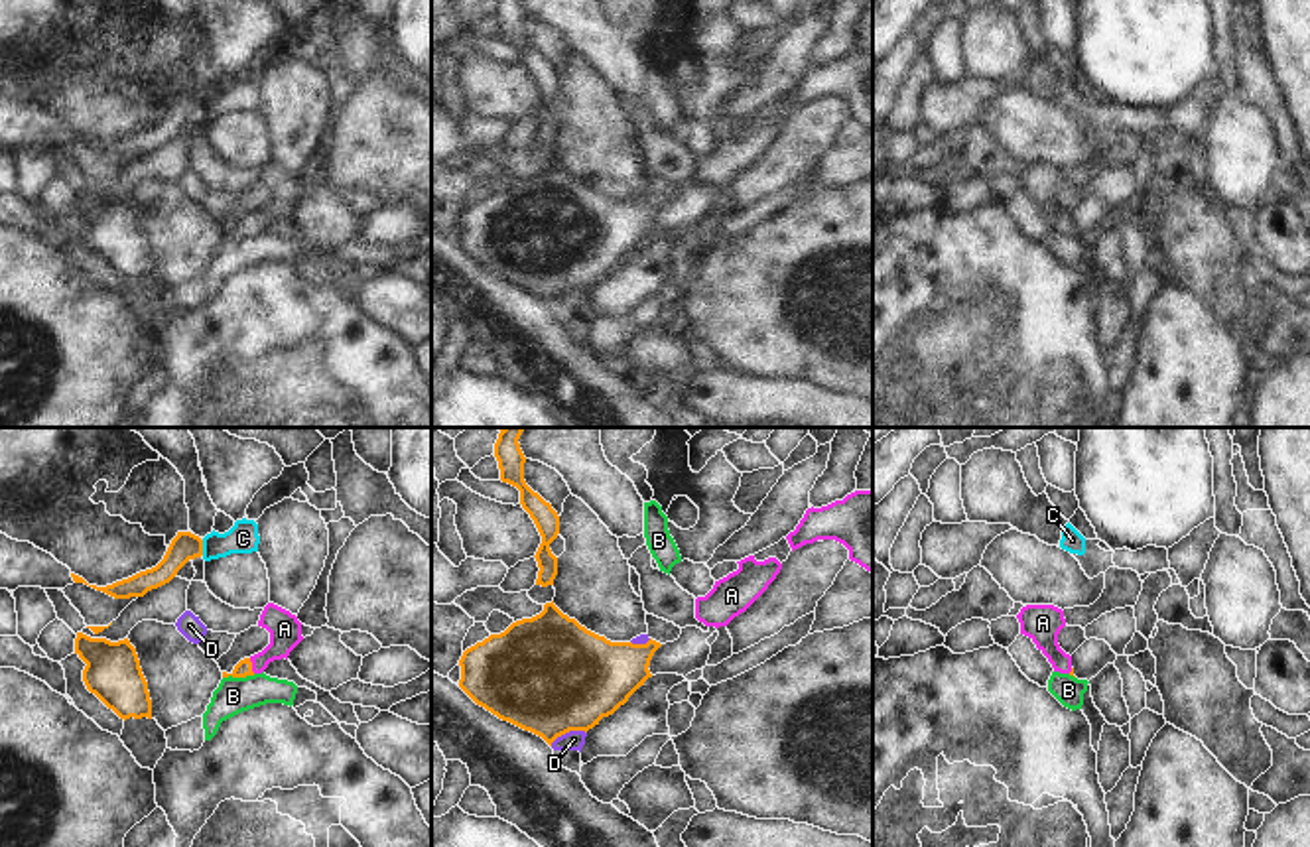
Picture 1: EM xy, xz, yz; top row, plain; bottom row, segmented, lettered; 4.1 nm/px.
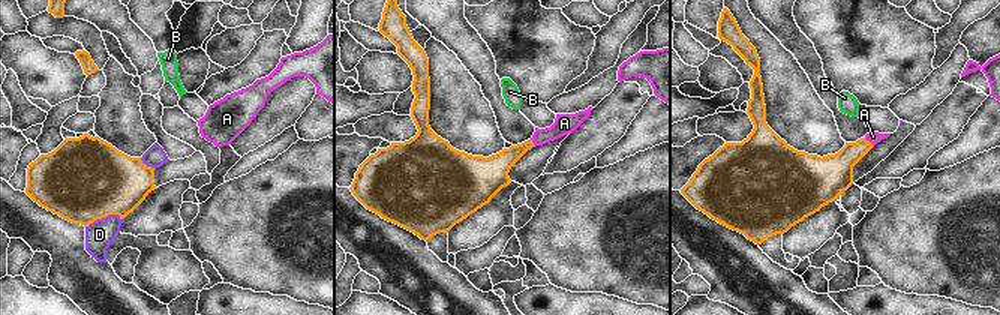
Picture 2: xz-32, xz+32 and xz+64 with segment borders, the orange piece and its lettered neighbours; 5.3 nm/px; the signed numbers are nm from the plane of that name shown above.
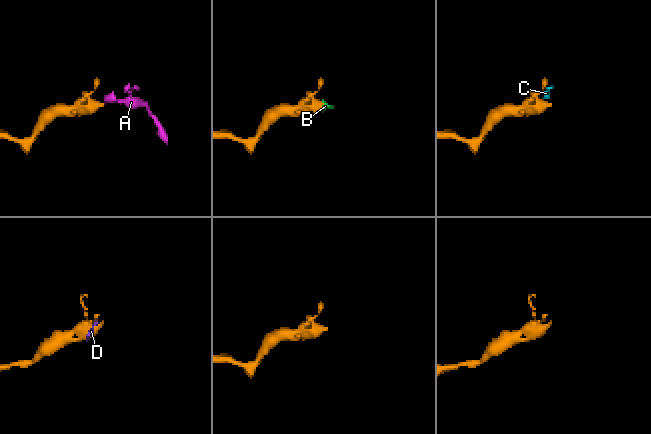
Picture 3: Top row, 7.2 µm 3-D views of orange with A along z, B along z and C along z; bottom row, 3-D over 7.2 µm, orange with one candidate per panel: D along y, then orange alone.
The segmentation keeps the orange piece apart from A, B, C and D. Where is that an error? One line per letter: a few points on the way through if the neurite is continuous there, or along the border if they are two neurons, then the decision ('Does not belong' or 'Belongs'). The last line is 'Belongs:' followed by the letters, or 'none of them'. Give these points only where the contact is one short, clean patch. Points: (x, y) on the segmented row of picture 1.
A: Path across: xy (243, 668), (251, 666), (284, 637), (284, 629). Belongs
B: Boundary: xy (255, 674), (223, 678). Does not belong
C: Boundary: xy (201, 540), (203, 554). Does not belong
D: Does not belong
Belongs: A.

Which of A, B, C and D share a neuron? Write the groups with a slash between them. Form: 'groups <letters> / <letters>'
groups A / B / C D

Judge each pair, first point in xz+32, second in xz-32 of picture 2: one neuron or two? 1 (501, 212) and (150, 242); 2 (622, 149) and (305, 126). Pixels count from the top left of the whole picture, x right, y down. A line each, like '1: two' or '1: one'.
1: two
2: one

